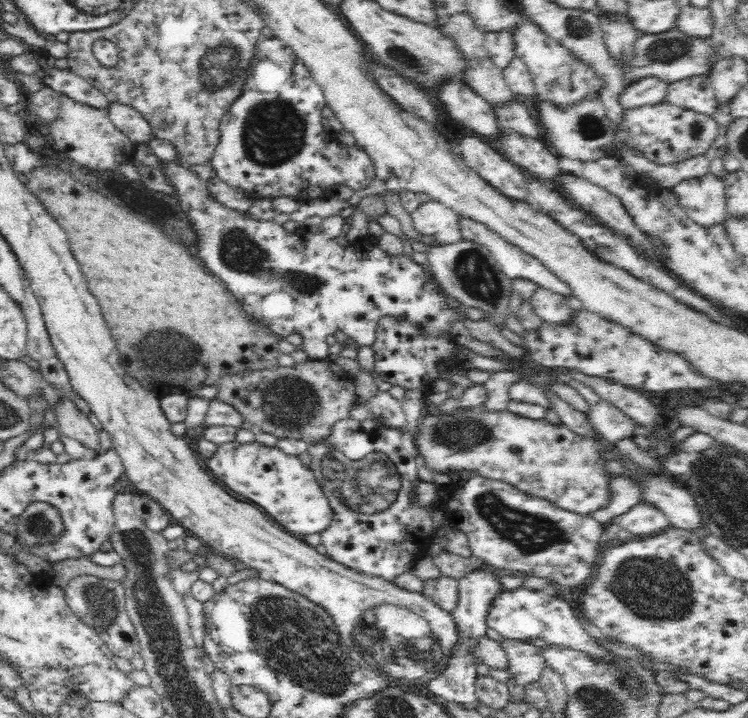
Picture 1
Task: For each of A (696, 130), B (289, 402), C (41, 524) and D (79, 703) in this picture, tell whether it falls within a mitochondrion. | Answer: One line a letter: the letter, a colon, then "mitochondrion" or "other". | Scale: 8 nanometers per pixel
A: mitochondrion
B: mitochondrion
C: mitochondrion
D: other

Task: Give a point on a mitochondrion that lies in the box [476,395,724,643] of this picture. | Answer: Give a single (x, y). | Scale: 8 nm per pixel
(656, 590)

